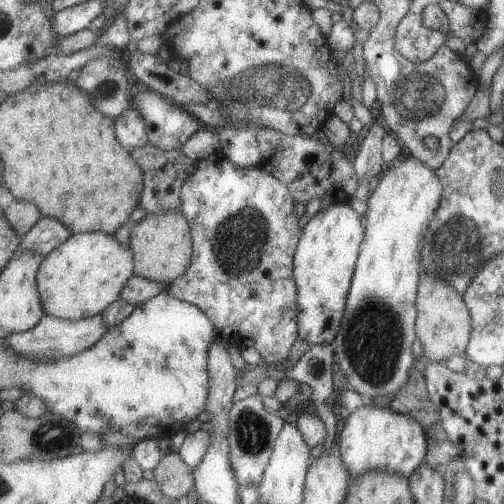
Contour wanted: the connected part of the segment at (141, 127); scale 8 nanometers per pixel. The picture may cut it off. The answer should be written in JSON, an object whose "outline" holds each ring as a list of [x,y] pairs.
{"outline":[[[130,106],[115,118],[118,140],[126,149],[145,147],[149,142],[148,124],[141,111]]]}

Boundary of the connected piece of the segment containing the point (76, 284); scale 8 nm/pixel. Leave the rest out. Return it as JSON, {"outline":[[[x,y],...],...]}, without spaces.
{"outline":[[[102,231],[76,233],[68,242],[51,252],[40,269],[39,285],[47,314],[75,321],[102,314],[107,306],[120,298],[122,289],[128,284],[129,278],[134,276],[135,262],[133,250],[114,235]]]}

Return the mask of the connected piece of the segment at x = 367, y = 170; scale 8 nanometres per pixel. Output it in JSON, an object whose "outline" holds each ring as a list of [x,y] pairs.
{"outline":[[[375,117],[366,136],[362,138],[360,150],[353,163],[357,179],[362,186],[365,186],[372,177],[381,173],[382,164],[385,161],[381,153],[381,146],[384,135],[388,132],[382,121]]]}

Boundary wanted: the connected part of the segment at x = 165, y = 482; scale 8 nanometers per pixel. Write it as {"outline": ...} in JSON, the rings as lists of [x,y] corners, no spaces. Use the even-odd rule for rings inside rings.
{"outline":[[[170,452],[162,457],[153,474],[154,480],[168,498],[184,501],[196,493],[193,468],[182,460],[178,452]]]}

